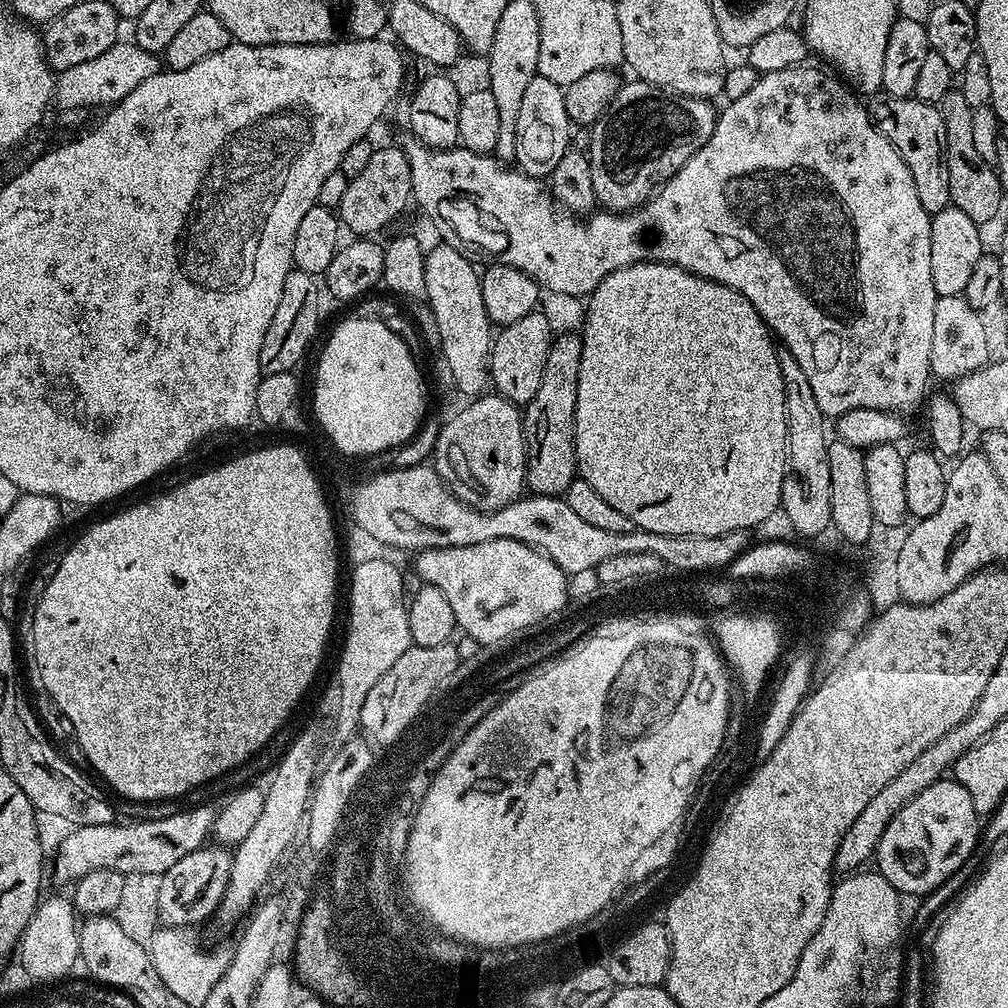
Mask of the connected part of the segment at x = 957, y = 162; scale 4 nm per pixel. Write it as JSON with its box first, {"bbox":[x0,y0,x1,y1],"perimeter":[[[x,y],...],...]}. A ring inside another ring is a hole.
{"bbox":[938,90,1006,226],"perimeter":[[[959,90],[947,92],[938,105],[942,122],[946,126],[946,166],[950,174],[951,207],[962,210],[962,214],[981,226],[987,226],[1000,212],[1000,199],[1006,193],[1000,188],[1000,177],[993,165],[980,153],[976,145],[976,120],[972,117],[972,104]]]}

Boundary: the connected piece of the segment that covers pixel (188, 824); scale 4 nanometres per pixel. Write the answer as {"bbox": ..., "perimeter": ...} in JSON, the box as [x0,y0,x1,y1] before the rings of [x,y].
{"bbox":[50,804,217,885],"perimeter":[[[208,804],[188,808],[185,812],[172,812],[161,820],[140,820],[137,824],[99,824],[86,826],[77,824],[64,836],[56,848],[56,861],[51,861],[50,876],[60,884],[75,885],[93,870],[118,870],[125,877],[130,874],[164,875],[174,862],[186,858],[194,850],[205,847],[204,840],[213,835],[217,809]]]}

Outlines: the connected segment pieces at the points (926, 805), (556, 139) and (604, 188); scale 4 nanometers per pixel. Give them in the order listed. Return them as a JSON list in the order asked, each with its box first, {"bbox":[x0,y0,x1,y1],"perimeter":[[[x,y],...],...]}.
[{"bbox":[874,778,982,898],"perimeter":[[[941,778],[926,786],[922,794],[906,802],[902,810],[890,818],[890,826],[882,830],[882,838],[876,847],[874,864],[897,892],[905,897],[924,898],[947,882],[963,864],[973,859],[972,851],[976,848],[979,836],[981,839],[982,820],[974,810],[974,802],[970,802],[970,794],[966,794],[966,790],[954,778]]]},{"bbox":[515,74,570,178],"perimeter":[[[538,74],[530,82],[530,86],[526,86],[526,95],[522,98],[522,106],[518,113],[515,163],[520,171],[528,176],[546,178],[554,170],[554,166],[558,166],[562,154],[568,152],[568,128],[570,129],[570,121],[566,114],[564,88],[550,82],[550,78]]]},{"bbox":[586,79,717,212],"perimeter":[[[633,79],[632,84],[625,83],[616,92],[616,97],[612,99],[603,116],[591,125],[592,145],[586,148],[588,161],[590,162],[590,178],[594,178],[594,194],[596,195],[596,203],[601,209],[610,212],[630,212],[633,208],[639,208],[641,204],[648,201],[648,197],[653,192],[659,189],[661,184],[664,184],[674,174],[678,174],[678,170],[682,170],[682,166],[686,166],[686,162],[690,162],[690,158],[694,158],[694,154],[698,150],[702,150],[702,146],[706,146],[706,142],[714,134],[714,126],[716,125],[717,109],[712,109],[713,106],[706,100],[695,100],[693,96],[677,96],[669,94],[663,88],[655,88],[653,84],[645,84],[644,81]]]}]

